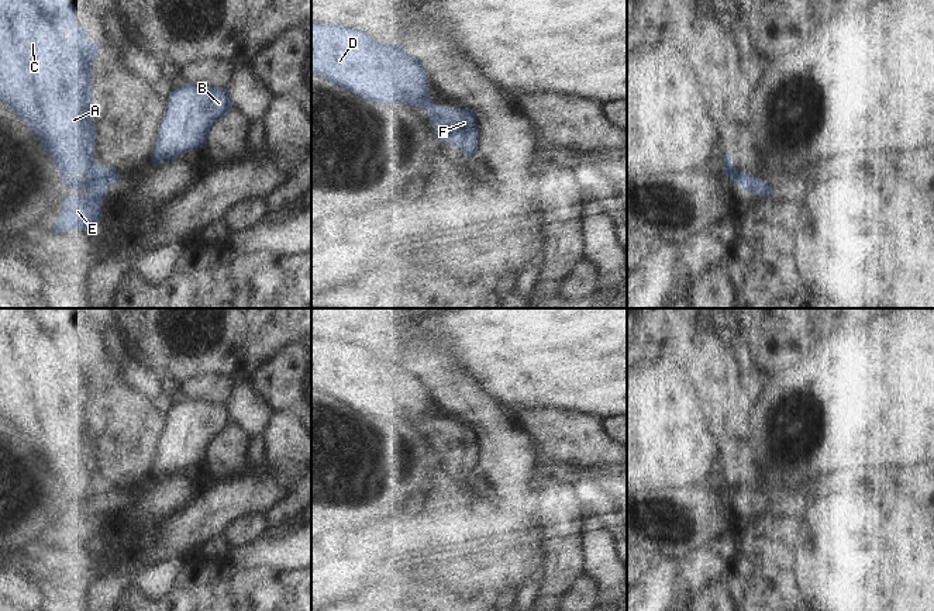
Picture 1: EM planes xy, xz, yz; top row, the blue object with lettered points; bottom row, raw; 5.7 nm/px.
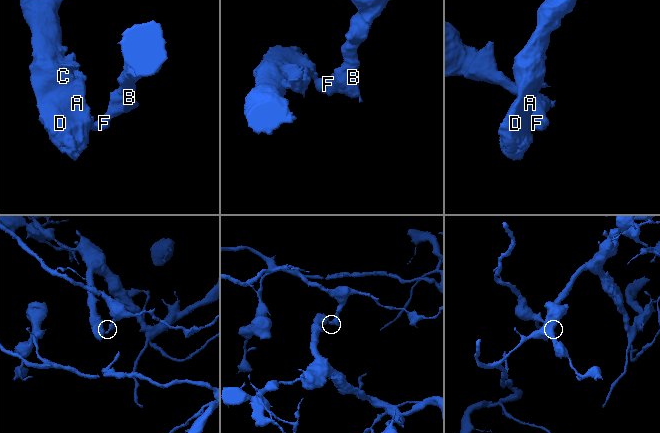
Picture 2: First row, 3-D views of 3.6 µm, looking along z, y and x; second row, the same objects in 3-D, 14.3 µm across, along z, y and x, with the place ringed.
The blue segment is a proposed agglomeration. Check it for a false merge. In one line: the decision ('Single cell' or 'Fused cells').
Fused cells.

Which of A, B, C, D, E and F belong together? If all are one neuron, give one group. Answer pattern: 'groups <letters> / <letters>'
groups A C D E / B F

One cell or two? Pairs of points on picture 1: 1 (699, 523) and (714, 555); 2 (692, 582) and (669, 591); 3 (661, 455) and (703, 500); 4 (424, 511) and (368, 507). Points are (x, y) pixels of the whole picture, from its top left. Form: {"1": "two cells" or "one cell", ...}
{"1": "two cells", "2": "two cells", "3": "two cells", "4": "two cells"}

